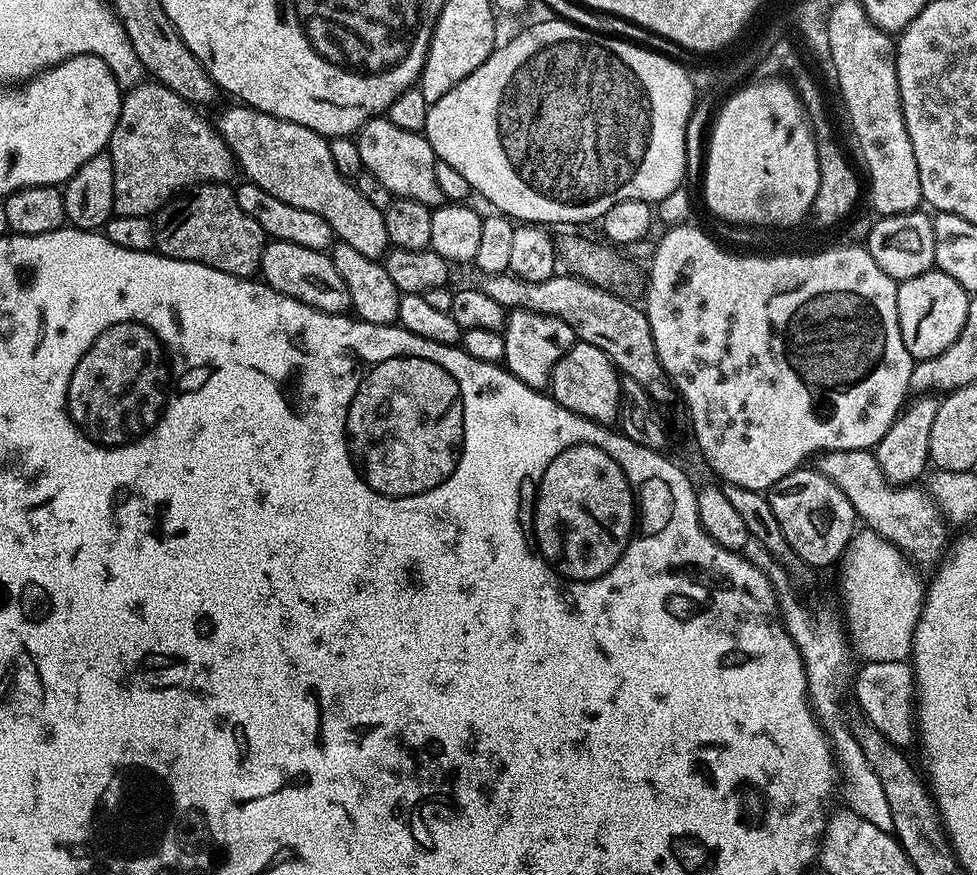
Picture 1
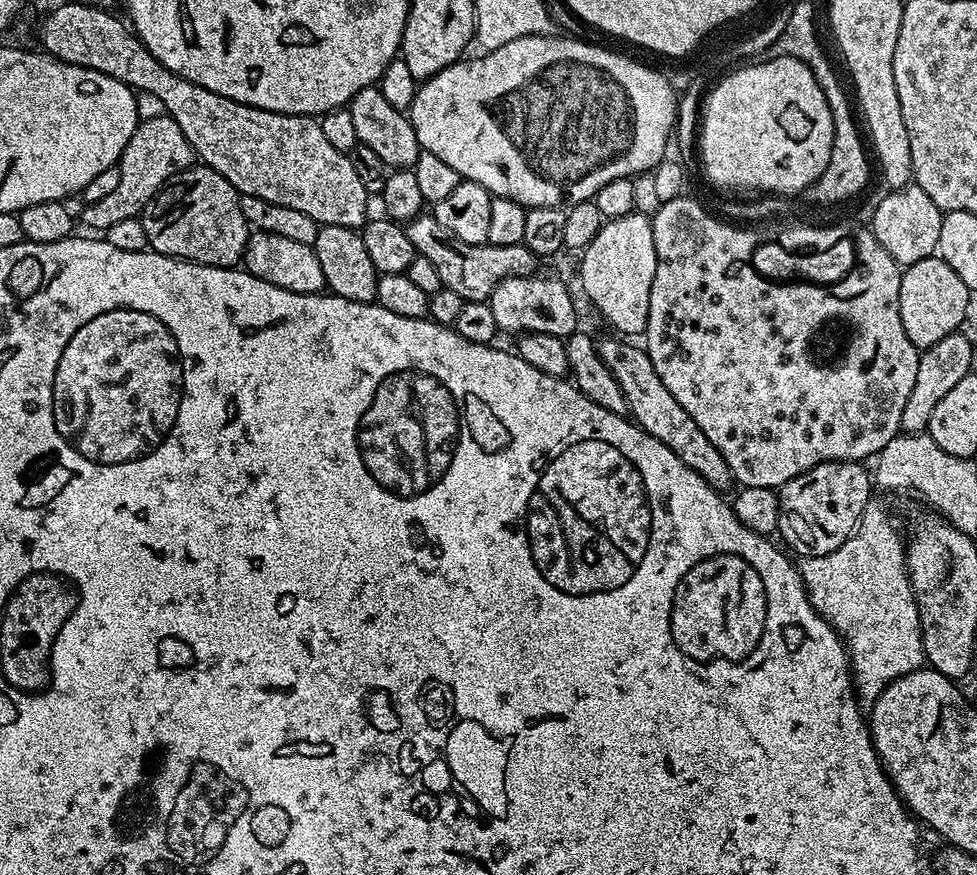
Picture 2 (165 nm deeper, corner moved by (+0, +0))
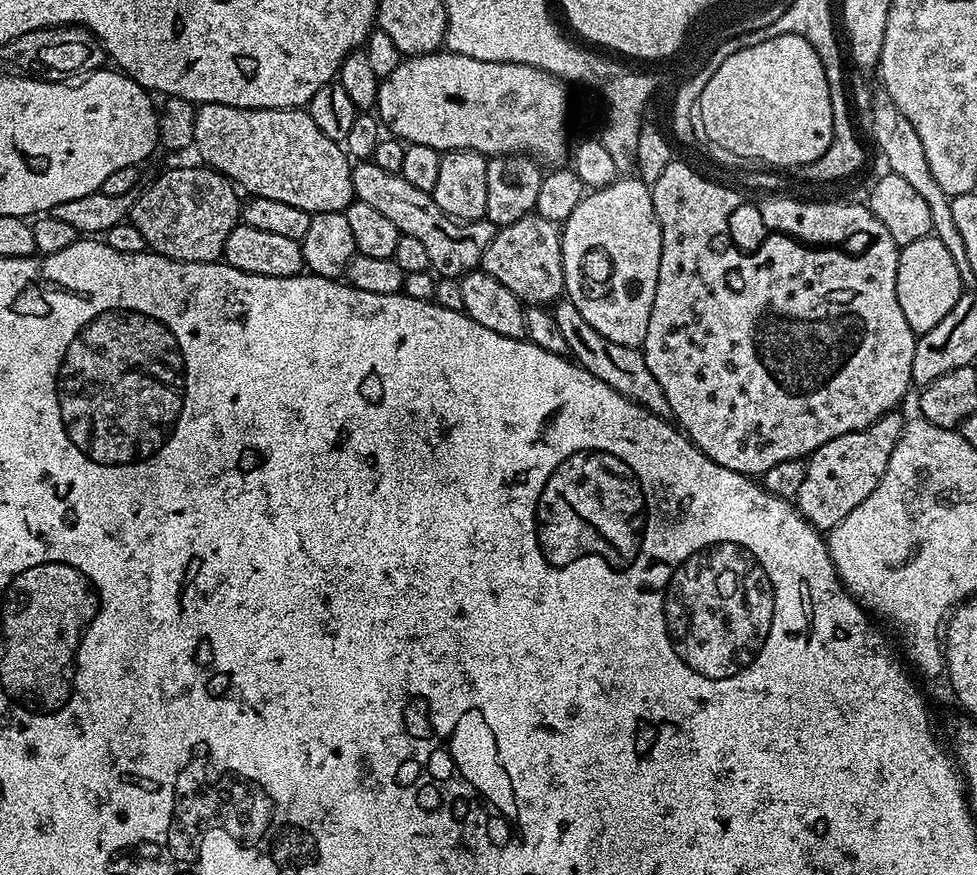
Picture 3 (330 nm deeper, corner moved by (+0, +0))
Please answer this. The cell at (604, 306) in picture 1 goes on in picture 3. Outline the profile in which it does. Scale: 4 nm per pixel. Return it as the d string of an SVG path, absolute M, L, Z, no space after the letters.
M356 162L352 164L352 194L355 199L374 206L374 210L386 214L394 226L398 226L401 236L418 238L429 254L431 271L437 277L461 277L467 272L480 268L482 254L486 246L495 238L498 228L486 218L483 220L455 220L450 218L436 205L430 192L410 186L399 172L390 173L373 162Z

